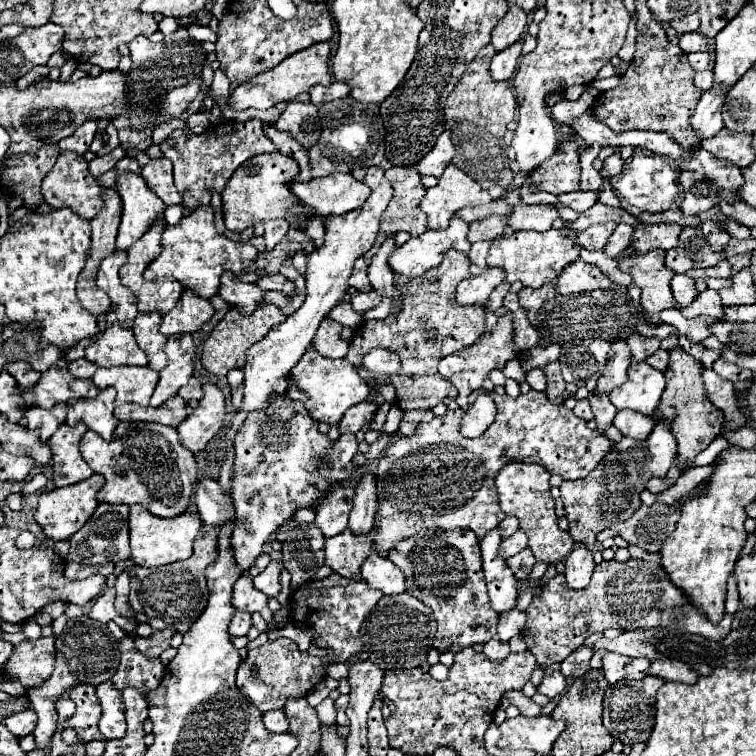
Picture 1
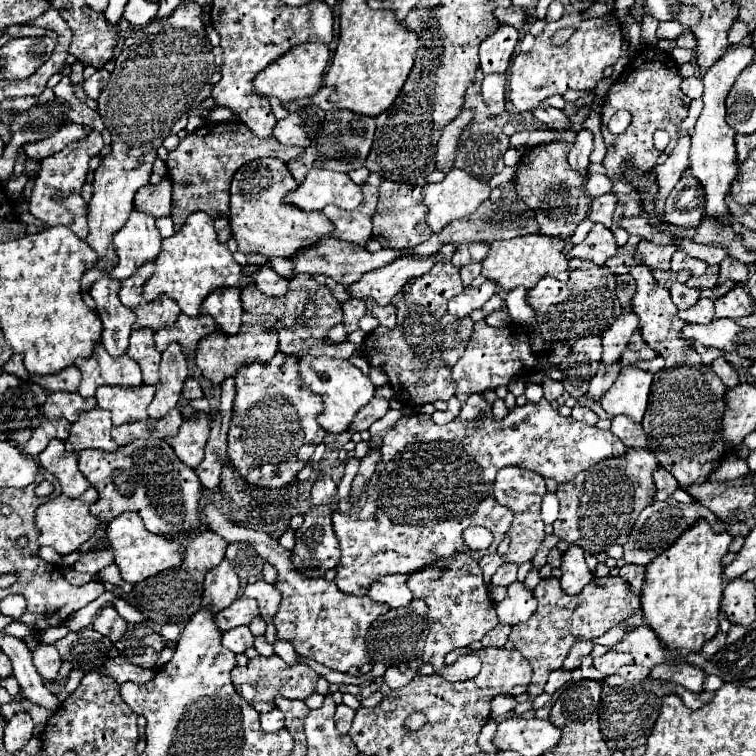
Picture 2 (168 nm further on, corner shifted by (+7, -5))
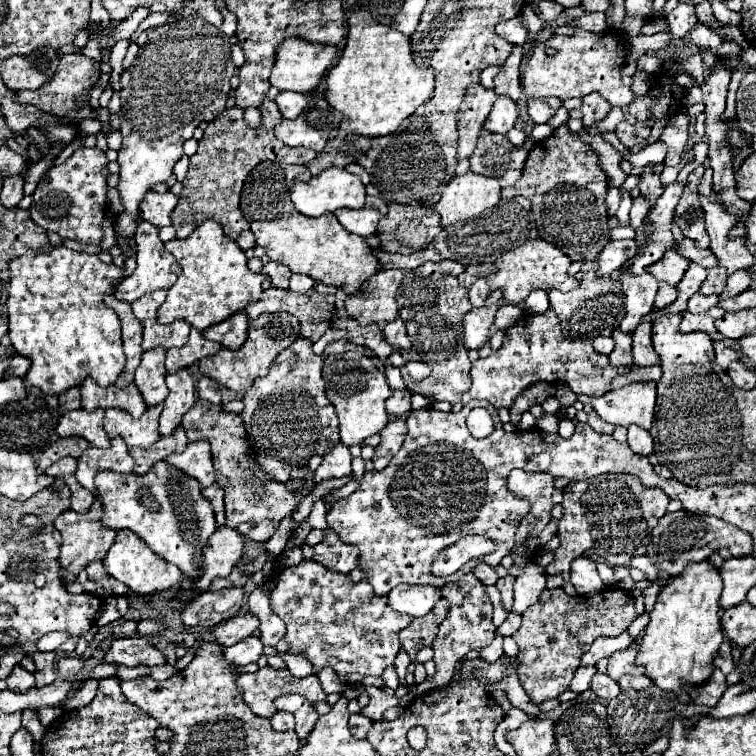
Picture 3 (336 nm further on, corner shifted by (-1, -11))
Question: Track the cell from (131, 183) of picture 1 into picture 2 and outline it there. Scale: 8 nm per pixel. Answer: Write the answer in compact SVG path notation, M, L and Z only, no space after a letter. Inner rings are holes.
M133 210L127 218L125 226L113 234L113 246L119 256L115 270L111 270L111 278L125 280L137 266L147 260L155 260L161 250L161 236L155 226L155 218L151 214Z

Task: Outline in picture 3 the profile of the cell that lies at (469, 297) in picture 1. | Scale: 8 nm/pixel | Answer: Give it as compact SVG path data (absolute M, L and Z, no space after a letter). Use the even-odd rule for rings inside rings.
M497 304L473 308L469 314L465 314L463 340L465 340L467 350L479 350L487 344L489 328L495 322L495 312L497 312Z

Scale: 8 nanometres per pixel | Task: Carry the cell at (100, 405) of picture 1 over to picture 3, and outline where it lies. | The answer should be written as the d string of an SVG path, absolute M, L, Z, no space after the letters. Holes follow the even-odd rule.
M117 436L117 440L111 440L111 448L107 448L107 450L93 448L93 446L89 446L85 450L85 456L81 456L79 468L75 472L77 482L95 494L97 488L93 486L93 478L101 470L111 470L111 472L119 472L119 474L133 472L133 458L129 456L127 444L119 436Z

